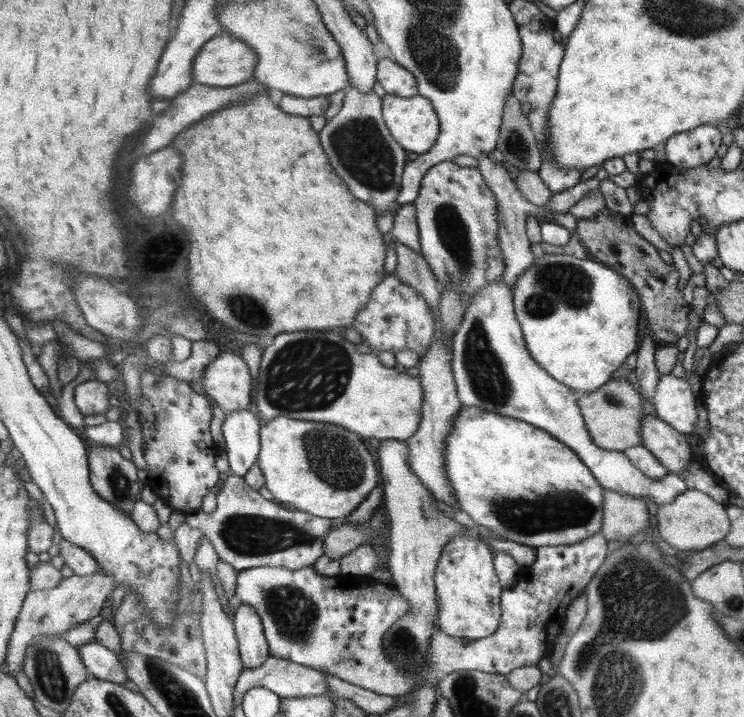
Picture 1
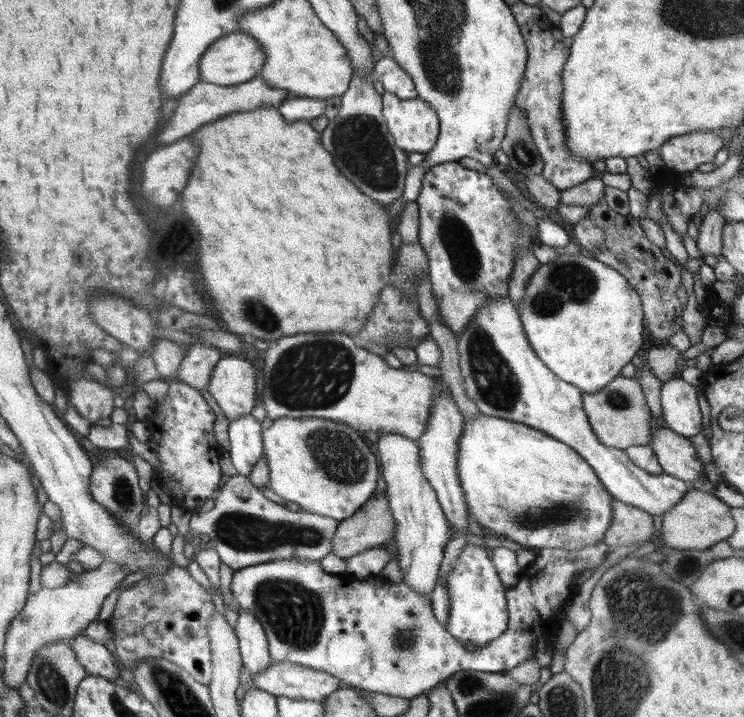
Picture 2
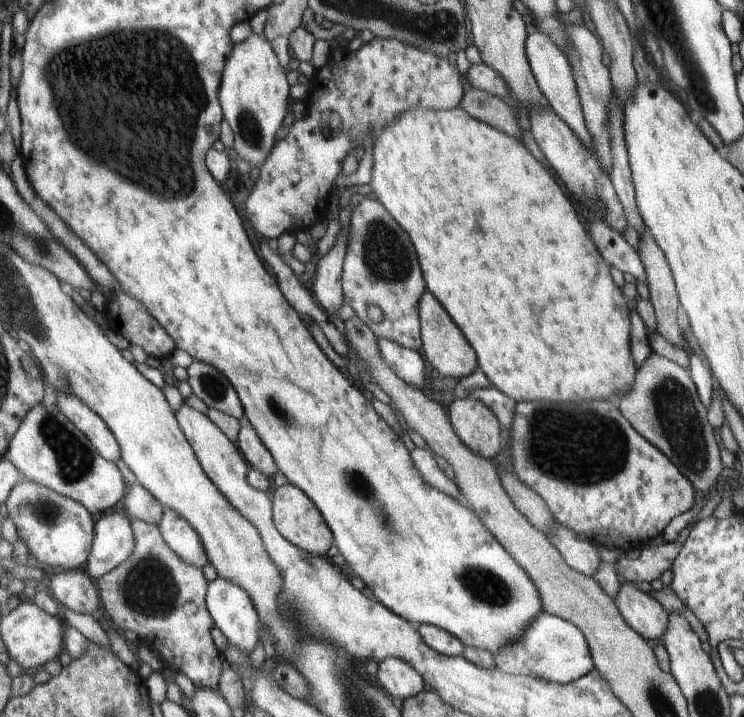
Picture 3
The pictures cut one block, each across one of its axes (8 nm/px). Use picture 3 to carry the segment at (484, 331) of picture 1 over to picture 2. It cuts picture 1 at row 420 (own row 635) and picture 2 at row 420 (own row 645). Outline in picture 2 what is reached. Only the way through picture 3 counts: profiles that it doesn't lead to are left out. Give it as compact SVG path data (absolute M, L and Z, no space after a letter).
M507 294L488 297L466 324L457 342L462 386L480 413L527 424L567 444L594 470L610 496L652 516L662 516L692 488L674 476L642 471L629 460L625 450L606 447L596 438L584 412L580 390L574 384L560 380L536 356L514 301Z

